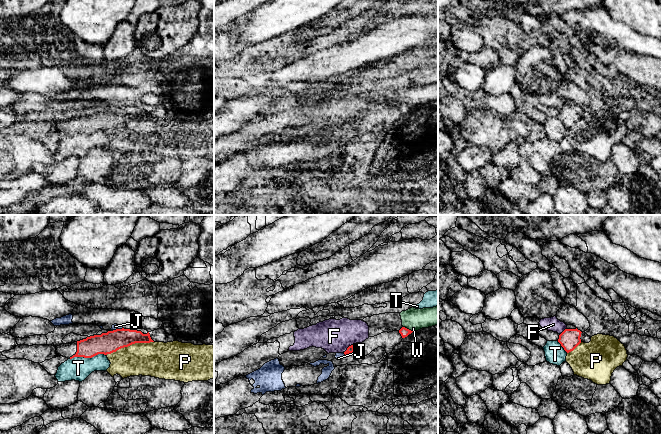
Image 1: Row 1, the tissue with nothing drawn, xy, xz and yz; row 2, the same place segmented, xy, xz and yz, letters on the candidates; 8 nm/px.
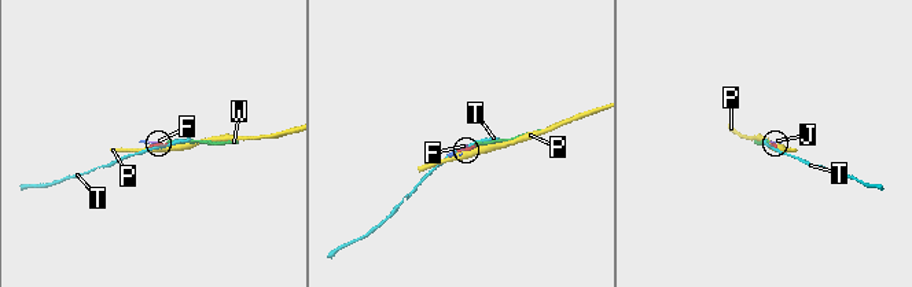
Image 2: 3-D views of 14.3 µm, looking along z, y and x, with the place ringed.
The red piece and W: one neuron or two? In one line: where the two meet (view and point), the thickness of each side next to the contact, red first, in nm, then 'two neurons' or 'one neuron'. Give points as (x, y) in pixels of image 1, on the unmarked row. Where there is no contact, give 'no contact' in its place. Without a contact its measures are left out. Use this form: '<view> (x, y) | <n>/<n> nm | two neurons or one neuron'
xz (408, 105) | 70/180 nm | two neurons

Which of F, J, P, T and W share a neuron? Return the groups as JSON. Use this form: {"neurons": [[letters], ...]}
{"neurons": [["F", "W"], ["J"], ["P"], ["T"]]}

